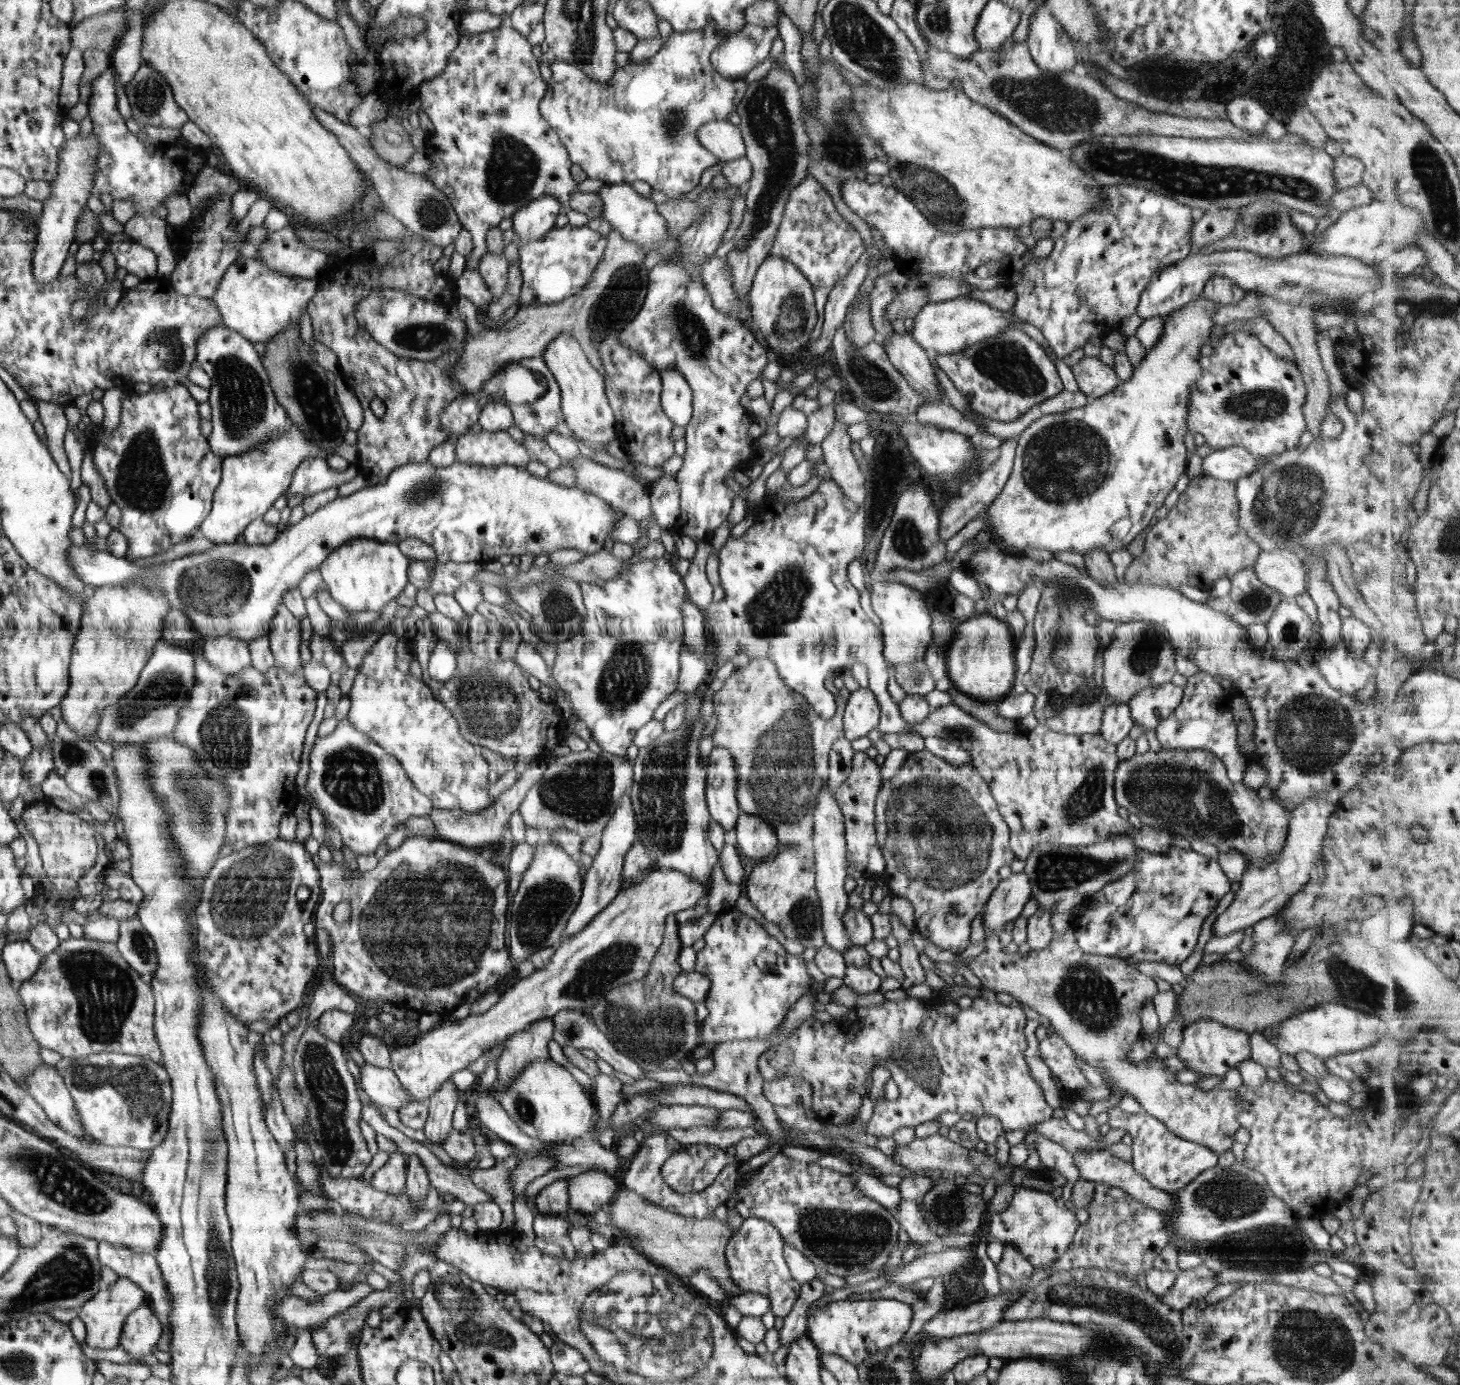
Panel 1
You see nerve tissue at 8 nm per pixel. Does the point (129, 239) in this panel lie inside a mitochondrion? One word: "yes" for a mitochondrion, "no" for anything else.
no

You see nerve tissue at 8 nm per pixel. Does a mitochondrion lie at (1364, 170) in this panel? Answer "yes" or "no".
no

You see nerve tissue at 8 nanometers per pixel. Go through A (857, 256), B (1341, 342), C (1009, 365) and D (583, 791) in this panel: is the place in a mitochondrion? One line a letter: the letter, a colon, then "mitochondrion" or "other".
A: other
B: other
C: mitochondrion
D: mitochondrion

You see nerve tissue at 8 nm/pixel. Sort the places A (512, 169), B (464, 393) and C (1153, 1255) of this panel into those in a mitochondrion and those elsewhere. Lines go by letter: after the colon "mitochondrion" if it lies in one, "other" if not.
A: mitochondrion
B: other
C: other

